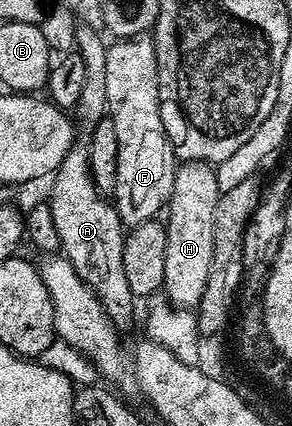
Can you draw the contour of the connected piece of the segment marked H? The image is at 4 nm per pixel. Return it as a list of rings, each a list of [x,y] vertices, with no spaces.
[[[183,162],[176,169],[173,192],[165,207],[165,280],[162,293],[173,306],[198,307],[209,264],[213,264],[213,211],[221,191],[210,162]]]

